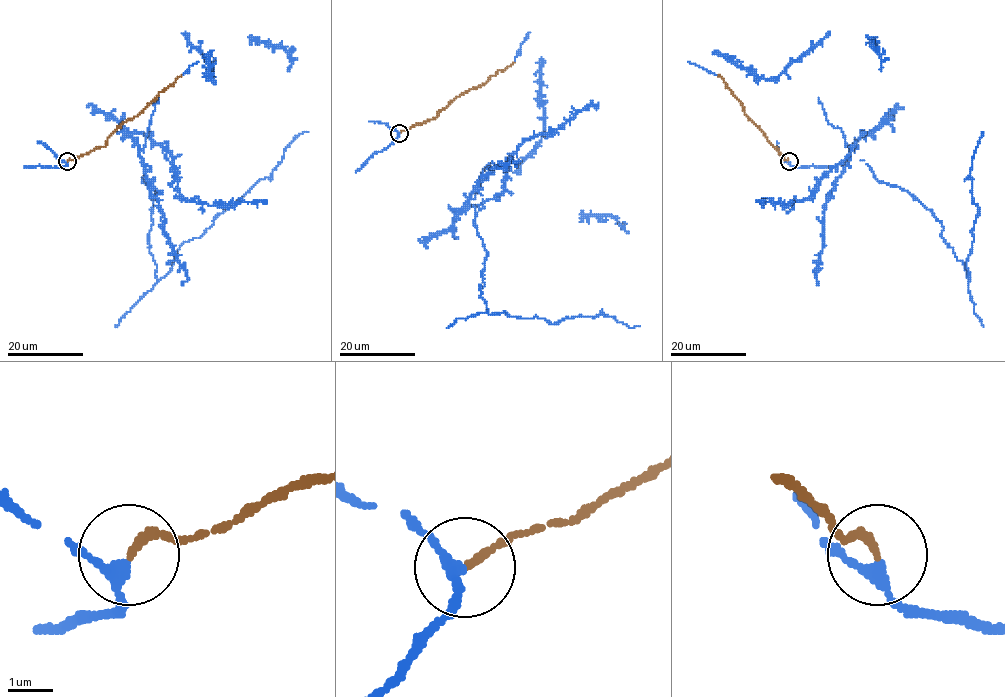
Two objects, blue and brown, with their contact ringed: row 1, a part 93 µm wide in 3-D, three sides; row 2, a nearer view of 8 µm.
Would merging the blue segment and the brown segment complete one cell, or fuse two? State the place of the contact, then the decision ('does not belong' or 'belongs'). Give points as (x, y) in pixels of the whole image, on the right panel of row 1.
(789, 161) | belongs

